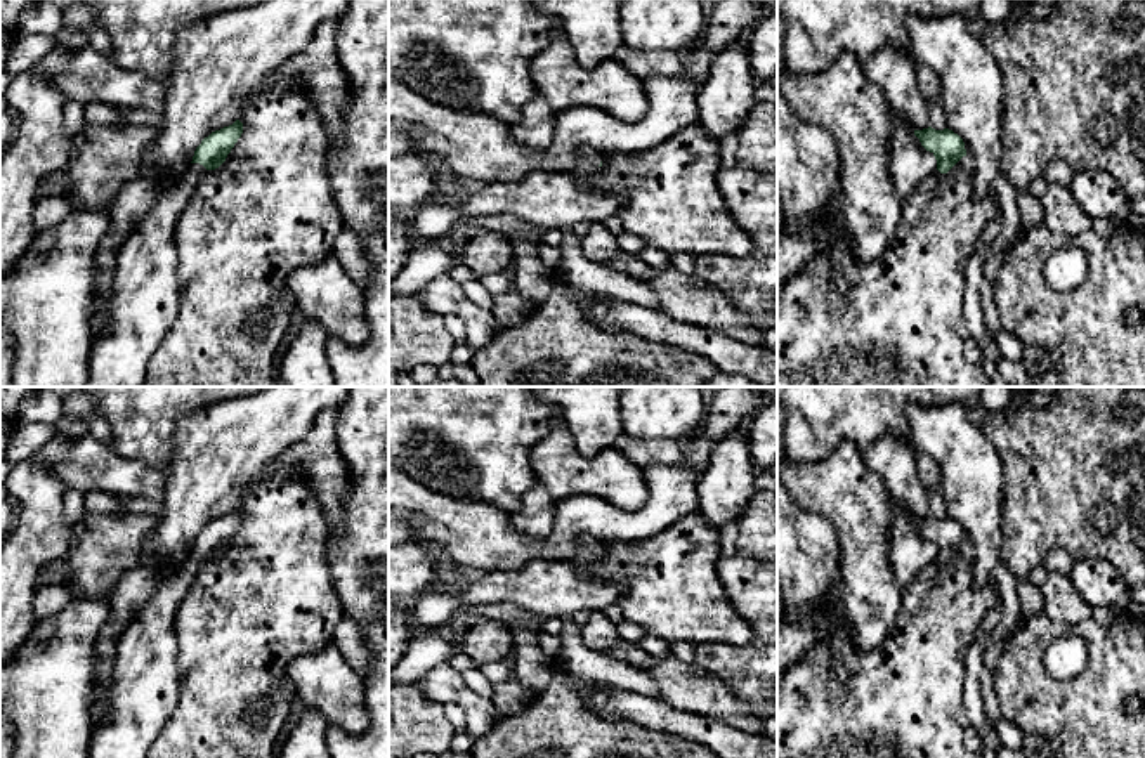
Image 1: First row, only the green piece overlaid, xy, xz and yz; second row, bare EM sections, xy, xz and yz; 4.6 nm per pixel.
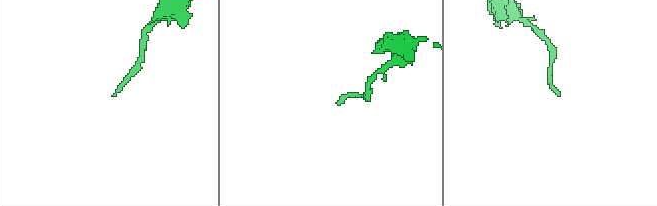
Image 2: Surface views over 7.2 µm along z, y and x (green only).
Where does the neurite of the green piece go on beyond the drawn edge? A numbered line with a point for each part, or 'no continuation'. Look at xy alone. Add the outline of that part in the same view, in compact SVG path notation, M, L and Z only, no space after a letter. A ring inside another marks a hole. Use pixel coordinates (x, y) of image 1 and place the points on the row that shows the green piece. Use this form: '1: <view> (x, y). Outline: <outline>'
1: xy (146, 299). Outline: M189 163L179 182L156 199L118 253L109 321L94 342L87 387L142 387L151 356L170 331L180 309L175 225L191 201L206 168Z

